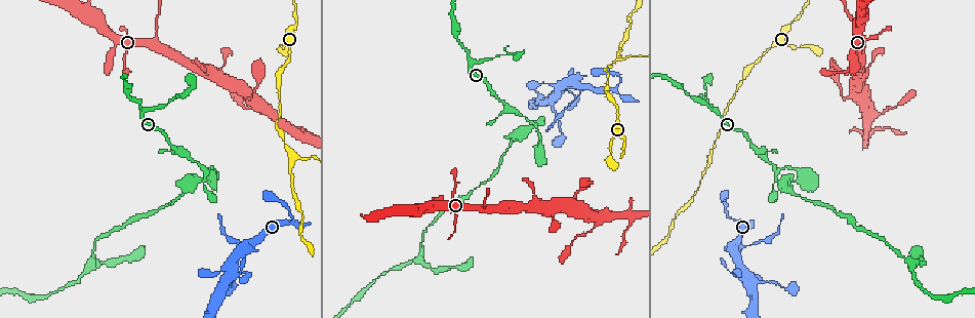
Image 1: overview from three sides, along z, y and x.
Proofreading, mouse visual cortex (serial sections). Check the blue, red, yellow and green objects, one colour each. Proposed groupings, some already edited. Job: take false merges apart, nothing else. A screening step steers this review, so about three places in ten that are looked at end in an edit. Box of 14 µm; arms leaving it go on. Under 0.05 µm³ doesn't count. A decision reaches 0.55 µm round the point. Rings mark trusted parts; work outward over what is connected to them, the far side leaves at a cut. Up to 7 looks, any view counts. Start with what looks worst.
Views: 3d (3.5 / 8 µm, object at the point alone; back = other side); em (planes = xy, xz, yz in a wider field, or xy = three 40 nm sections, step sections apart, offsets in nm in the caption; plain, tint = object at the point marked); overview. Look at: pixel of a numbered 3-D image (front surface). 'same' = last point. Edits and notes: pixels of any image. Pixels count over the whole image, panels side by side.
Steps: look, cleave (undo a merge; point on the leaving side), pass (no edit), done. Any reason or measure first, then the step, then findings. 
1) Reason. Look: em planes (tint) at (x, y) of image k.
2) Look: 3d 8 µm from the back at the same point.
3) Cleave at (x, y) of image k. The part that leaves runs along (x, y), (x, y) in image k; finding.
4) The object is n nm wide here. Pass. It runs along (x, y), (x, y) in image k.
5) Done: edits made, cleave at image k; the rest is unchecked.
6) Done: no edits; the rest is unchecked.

Sudden change in width. Look: 3d 3.5 µm at (201, 167) of image 1.

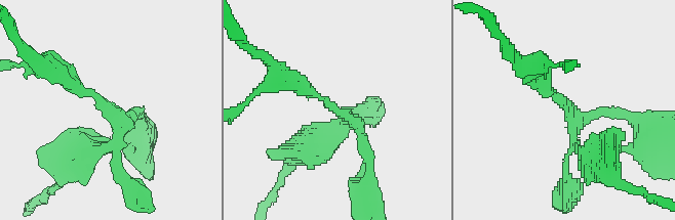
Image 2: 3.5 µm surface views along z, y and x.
Look: em xy step 5 (tint) at (111, 113) of image 2.

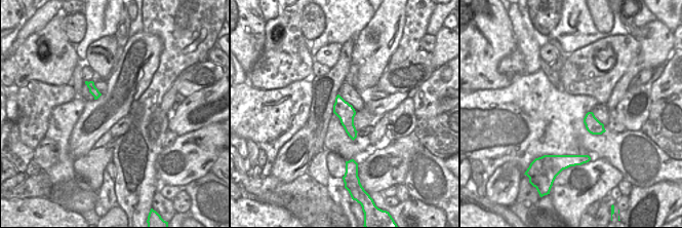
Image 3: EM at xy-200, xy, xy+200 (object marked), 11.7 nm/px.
The object is 200 nm wide here. Pass. It runs along (540, 76), (571, 110), (573, 141), (595, 147) in image 2; all the same cell.

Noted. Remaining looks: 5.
Three arms meet. Look: 3d 3.5 µm at (292, 157) of image 1.

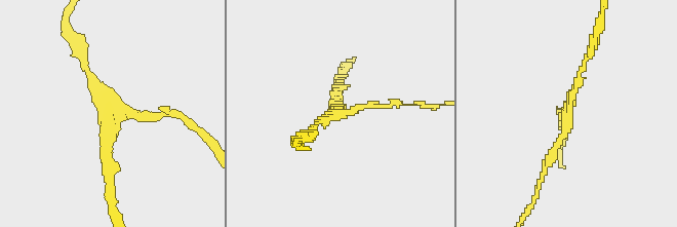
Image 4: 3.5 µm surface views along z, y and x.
3 arms meet here; the arms are 100, 100, 150 nm wide; need the tissue. Look: em xy step 1 (tint) at (340, 109) of image 4.

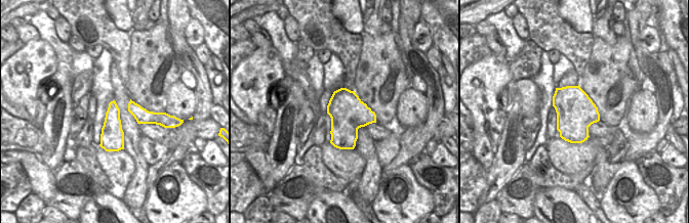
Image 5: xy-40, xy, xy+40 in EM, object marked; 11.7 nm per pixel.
Pass. It runs along (591, 54), (544, 172) in image 4; continuous, no second cell.

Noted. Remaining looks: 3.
Three-way junction. Look: 3d 8 µm at (737, 243) of image 1.

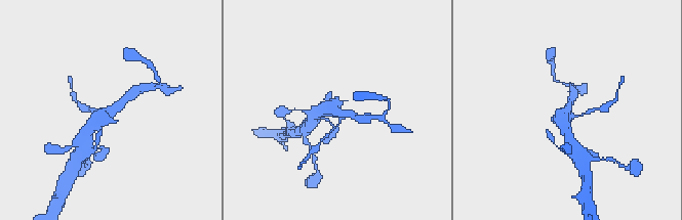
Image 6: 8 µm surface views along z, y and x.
Closer look. Look: 3d 3.5 µm at (111, 111) of image 6.

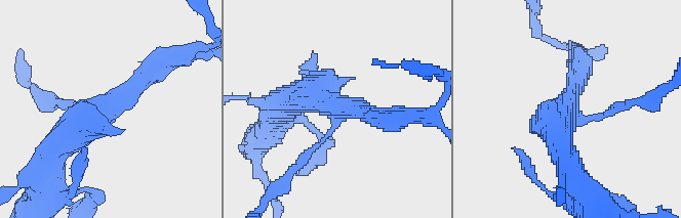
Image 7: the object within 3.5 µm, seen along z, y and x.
3 arms meet here; the arms are 100, 300, 500 nm wide. Look: em xy step 2 (tint) at (337, 106) of image 7.

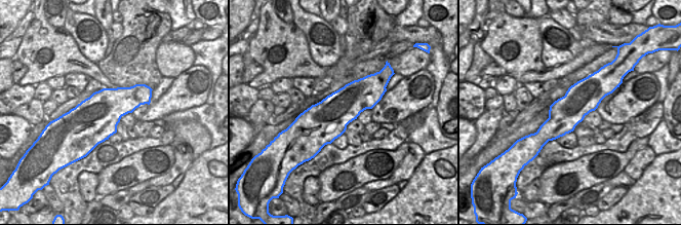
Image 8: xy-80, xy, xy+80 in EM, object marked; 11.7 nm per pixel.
Pass. It runs along (161, 62), (114, 106), (53, 147) in image 7; continuous, no second cell.

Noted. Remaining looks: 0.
Done: no edits; the rest is unchecked.

